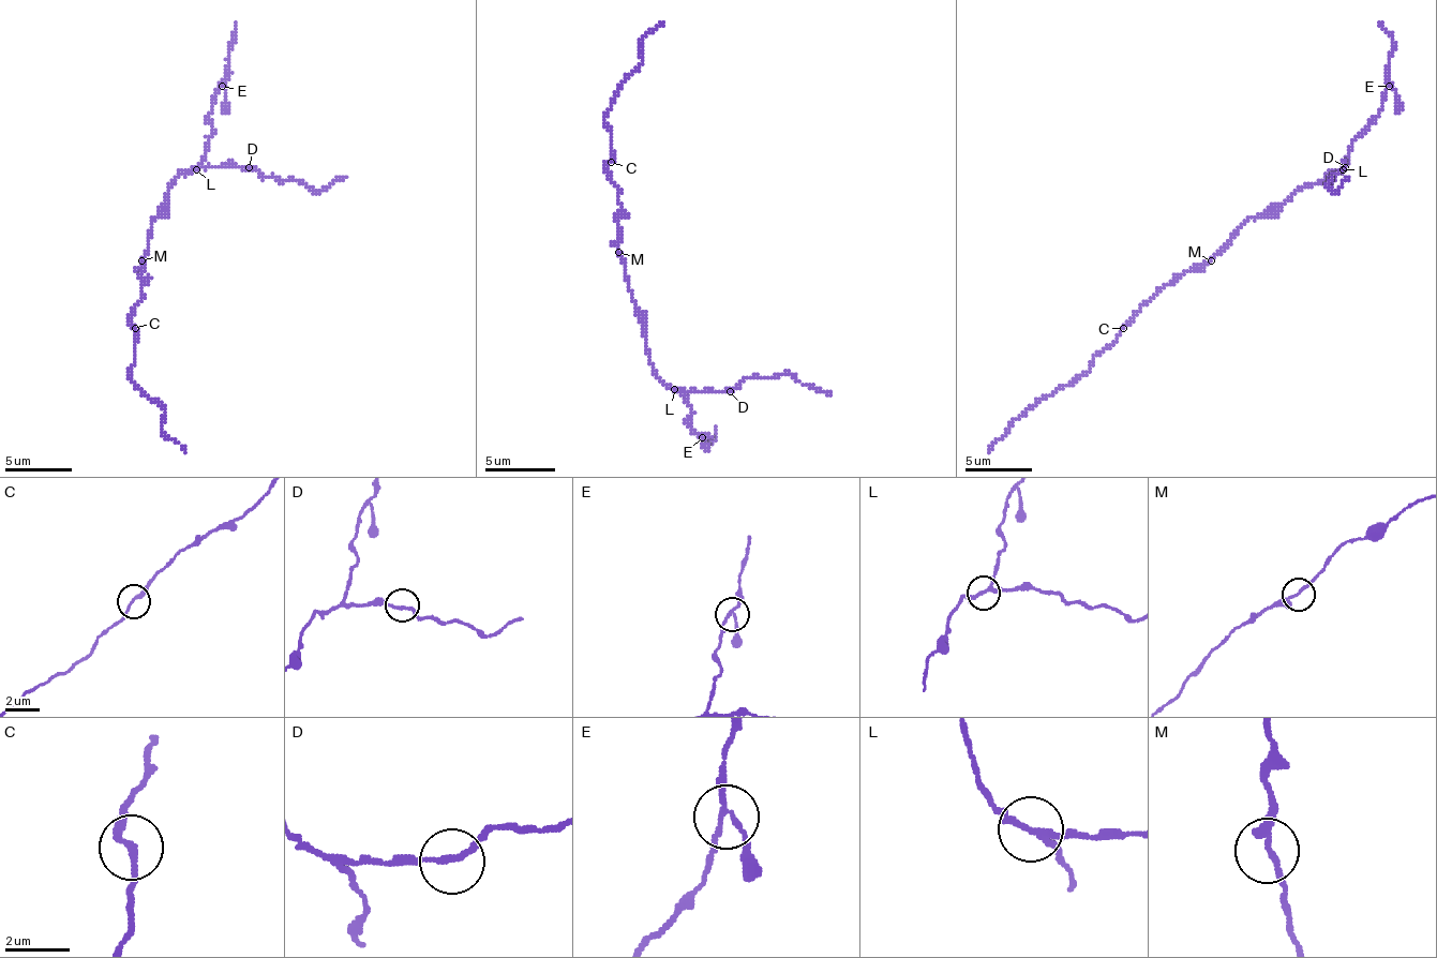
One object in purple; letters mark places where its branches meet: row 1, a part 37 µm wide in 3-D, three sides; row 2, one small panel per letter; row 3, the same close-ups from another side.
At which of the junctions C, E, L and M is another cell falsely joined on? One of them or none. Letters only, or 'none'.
L

